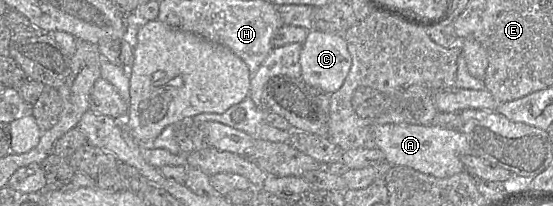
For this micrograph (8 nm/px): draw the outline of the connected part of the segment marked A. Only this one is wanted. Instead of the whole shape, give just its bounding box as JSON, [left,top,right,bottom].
[372,124,471,178]

